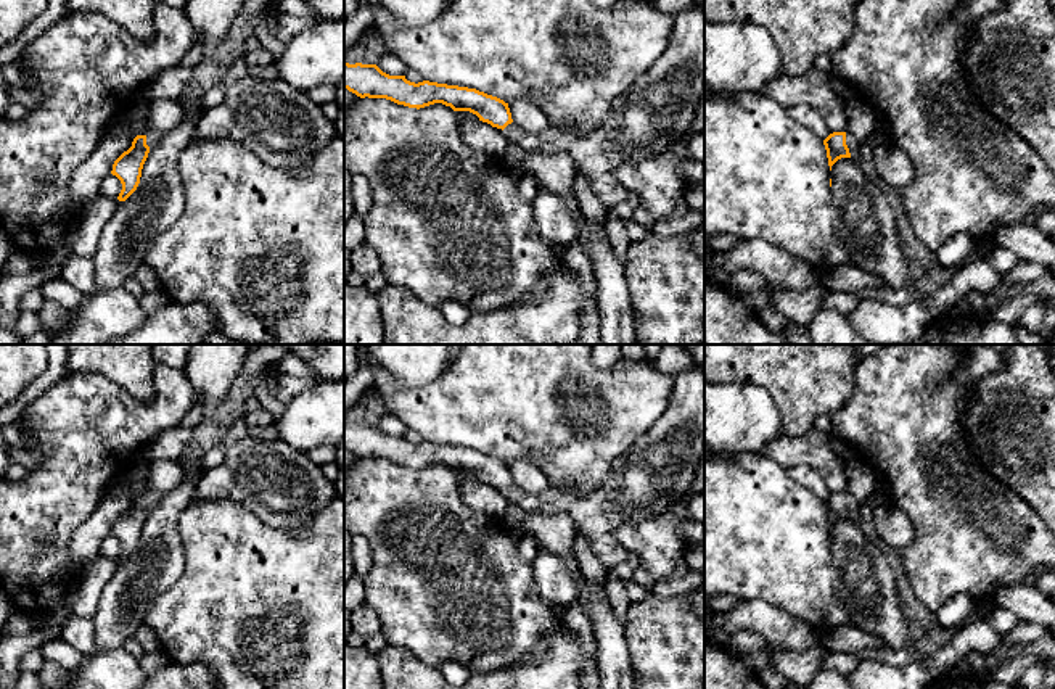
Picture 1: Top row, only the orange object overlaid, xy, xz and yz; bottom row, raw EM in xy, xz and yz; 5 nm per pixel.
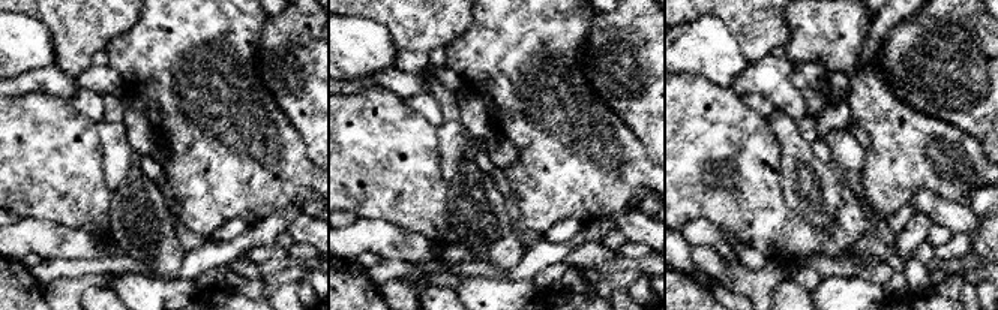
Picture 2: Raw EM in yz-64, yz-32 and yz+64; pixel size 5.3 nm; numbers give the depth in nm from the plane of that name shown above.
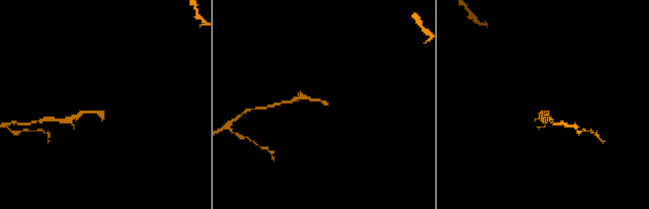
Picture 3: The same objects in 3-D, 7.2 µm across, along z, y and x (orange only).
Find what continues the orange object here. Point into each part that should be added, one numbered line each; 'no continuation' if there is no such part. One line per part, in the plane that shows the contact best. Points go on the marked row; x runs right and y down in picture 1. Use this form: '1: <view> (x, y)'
1: yz (854, 147)

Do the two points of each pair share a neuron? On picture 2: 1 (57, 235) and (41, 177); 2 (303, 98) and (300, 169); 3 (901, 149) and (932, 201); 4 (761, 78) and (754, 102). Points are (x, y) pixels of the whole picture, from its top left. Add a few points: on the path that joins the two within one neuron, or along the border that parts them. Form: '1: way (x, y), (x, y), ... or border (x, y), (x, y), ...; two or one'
1: border (20, 216), (45, 217), (87, 231); two
2: border (281, 110), (297, 131), (306, 156), (312, 162); two
3: border (911, 196), (917, 190), (932, 190), (959, 202); two
4: border (742, 95), (764, 95), (776, 107); two

